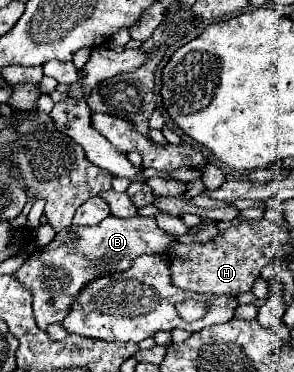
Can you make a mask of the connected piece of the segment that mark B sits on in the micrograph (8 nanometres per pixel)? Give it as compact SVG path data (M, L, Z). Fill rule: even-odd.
M108 216L96 226L68 226L54 236L54 240L42 250L40 256L28 258L24 266L16 272L18 280L32 290L34 296L34 318L38 328L46 330L54 322L62 322L76 300L76 294L84 284L98 276L126 270L134 258L142 254L166 254L174 240L156 226L152 216L132 216L114 218Z

